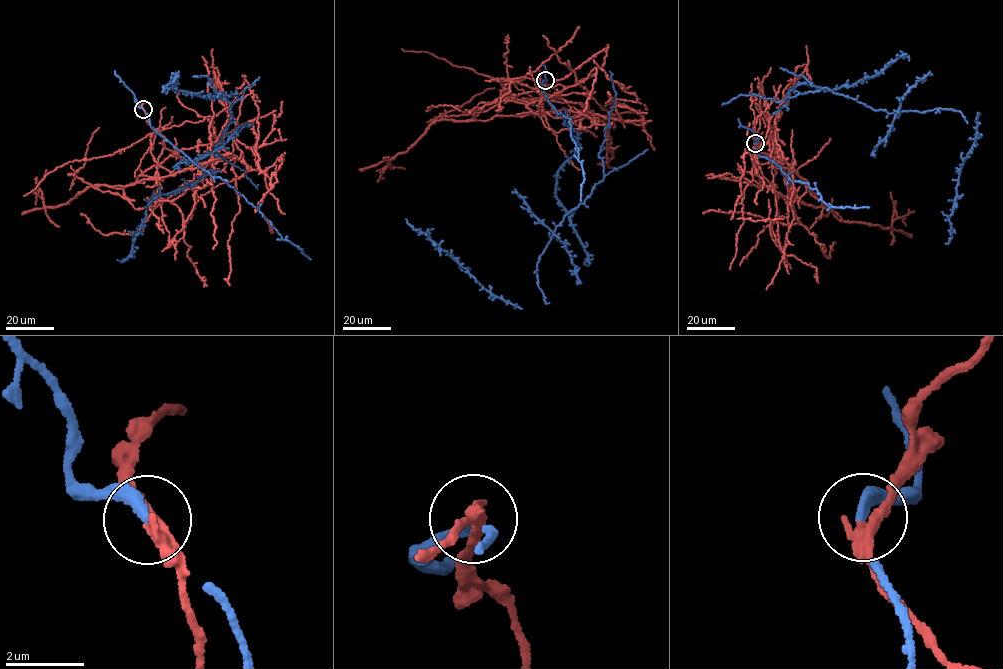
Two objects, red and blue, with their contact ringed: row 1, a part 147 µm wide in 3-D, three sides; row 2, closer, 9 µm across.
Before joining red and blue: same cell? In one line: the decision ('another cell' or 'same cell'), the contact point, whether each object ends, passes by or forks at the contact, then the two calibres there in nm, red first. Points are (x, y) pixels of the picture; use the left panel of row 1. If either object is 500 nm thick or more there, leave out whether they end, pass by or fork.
another cell; place (143, 109); red passes by; blue ends; calibres 240 and 280 nm

